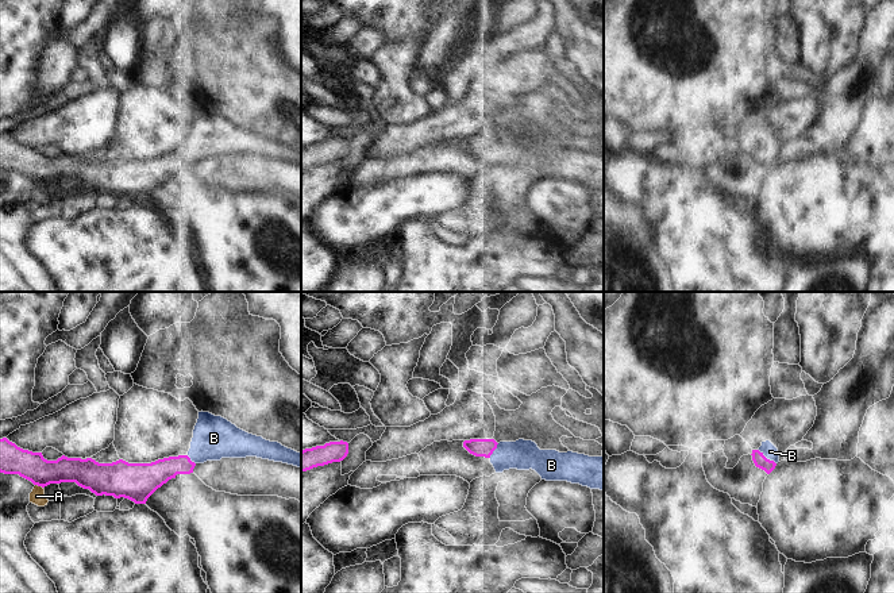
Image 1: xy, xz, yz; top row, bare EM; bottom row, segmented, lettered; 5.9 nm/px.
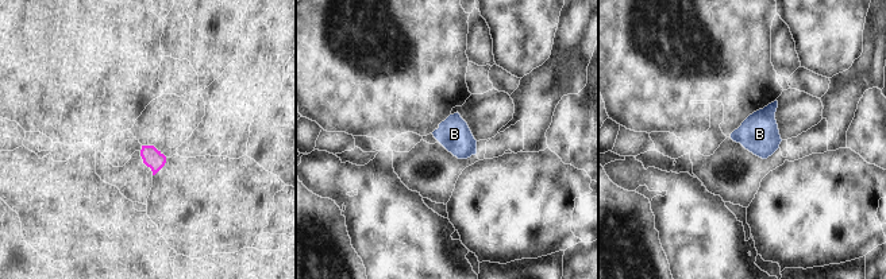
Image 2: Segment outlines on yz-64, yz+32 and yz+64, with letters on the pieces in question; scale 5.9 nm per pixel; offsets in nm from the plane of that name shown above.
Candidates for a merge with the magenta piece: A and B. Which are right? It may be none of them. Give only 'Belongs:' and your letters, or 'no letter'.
Belongs: B

